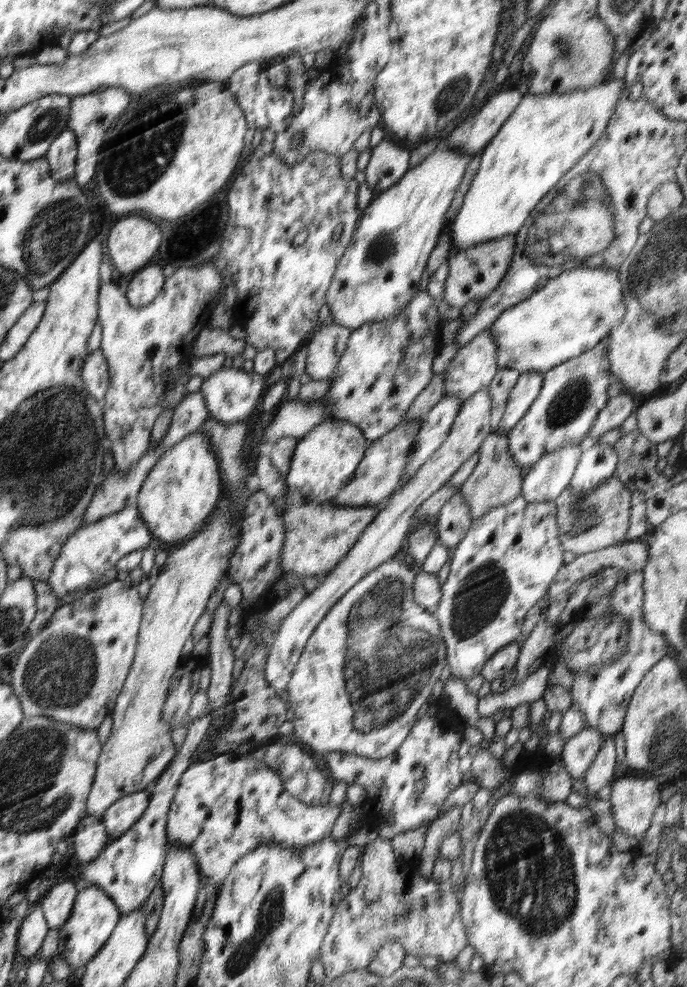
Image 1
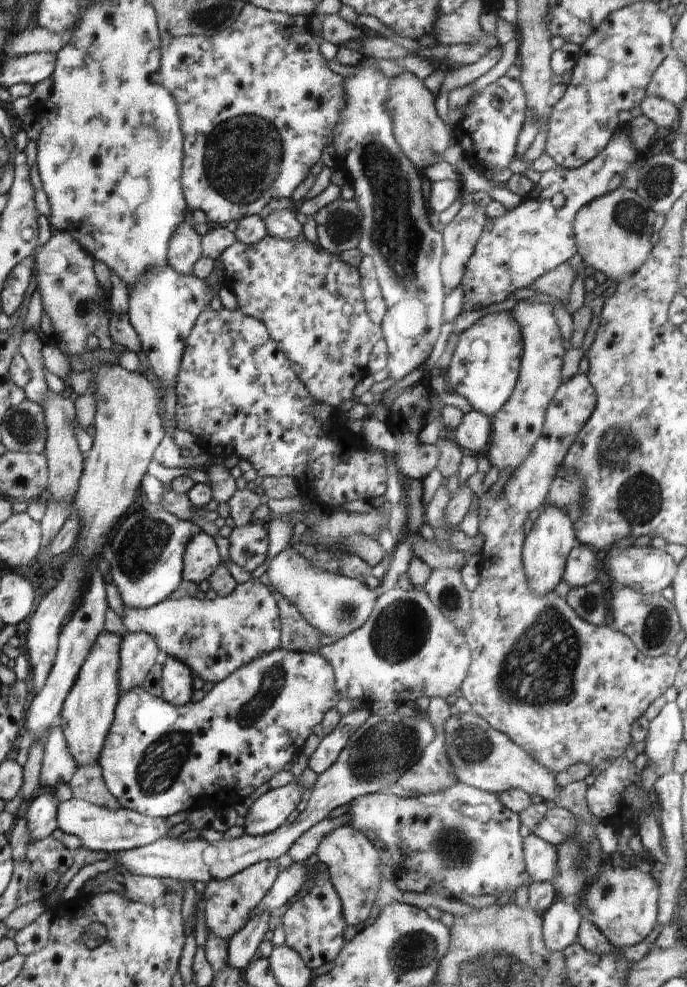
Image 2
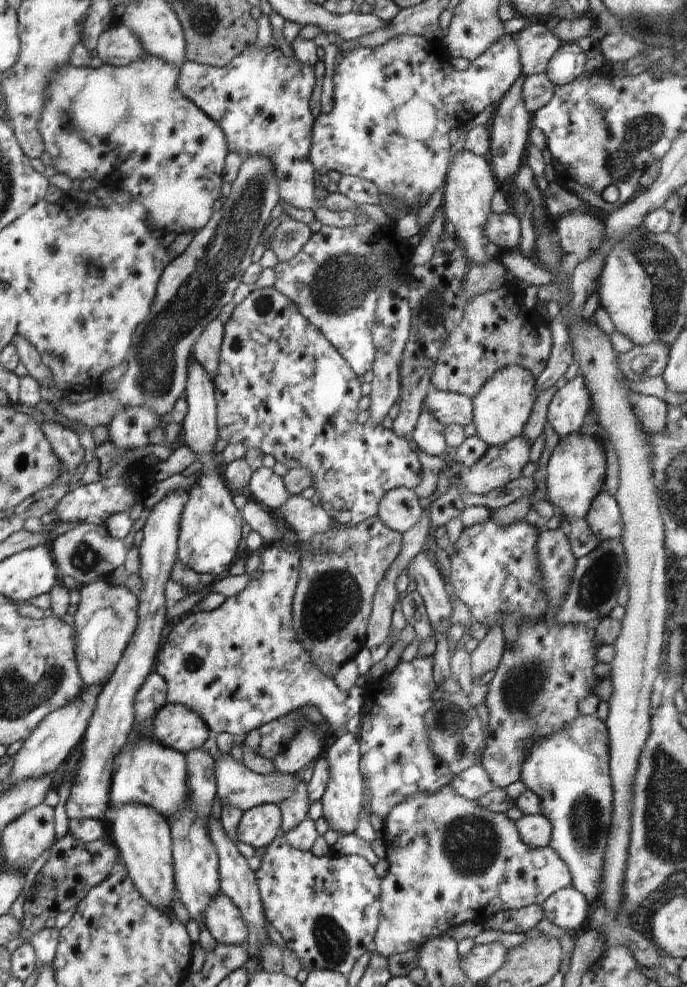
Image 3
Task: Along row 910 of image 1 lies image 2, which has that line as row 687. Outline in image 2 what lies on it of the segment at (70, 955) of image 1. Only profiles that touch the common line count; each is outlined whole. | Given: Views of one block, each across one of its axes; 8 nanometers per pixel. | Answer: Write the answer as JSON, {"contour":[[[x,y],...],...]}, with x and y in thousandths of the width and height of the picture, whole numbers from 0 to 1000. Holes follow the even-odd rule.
{"contour":[[[154,639],[140,648],[134,661],[127,665],[112,691],[102,698],[84,727],[84,736],[92,740],[99,760],[108,767],[114,776],[130,776],[141,773],[148,766],[153,750],[163,740],[167,721],[170,719],[175,703],[176,651],[179,645]]]}

